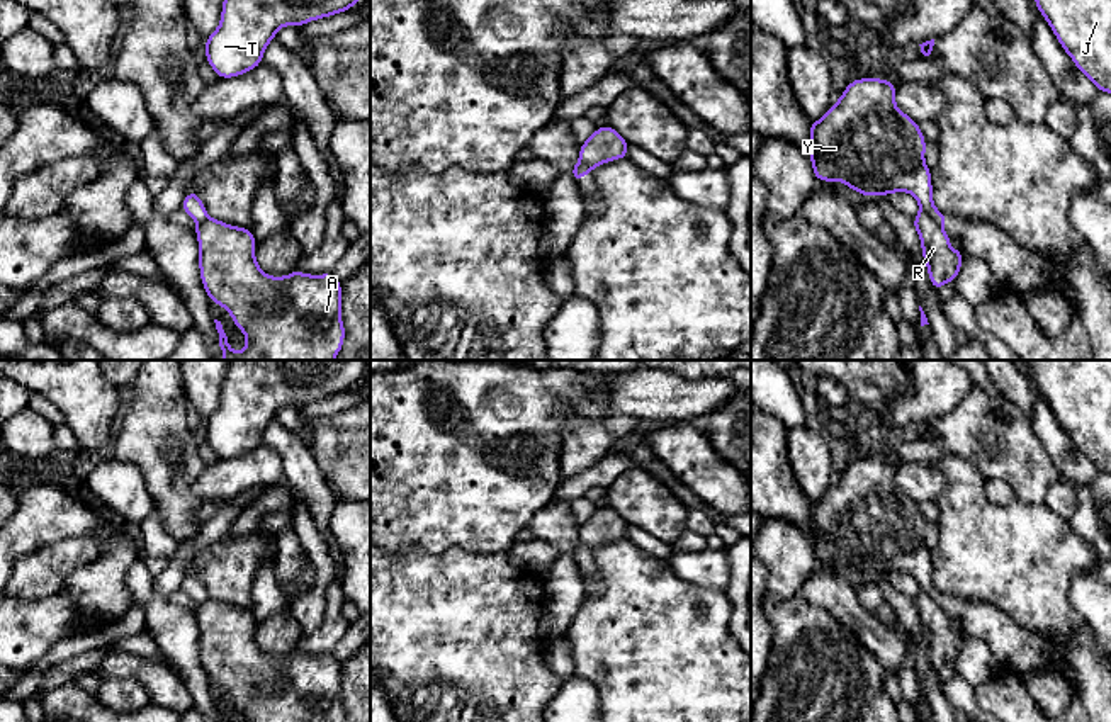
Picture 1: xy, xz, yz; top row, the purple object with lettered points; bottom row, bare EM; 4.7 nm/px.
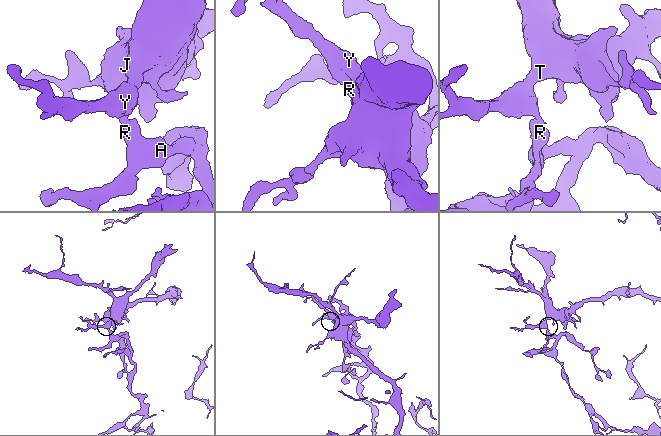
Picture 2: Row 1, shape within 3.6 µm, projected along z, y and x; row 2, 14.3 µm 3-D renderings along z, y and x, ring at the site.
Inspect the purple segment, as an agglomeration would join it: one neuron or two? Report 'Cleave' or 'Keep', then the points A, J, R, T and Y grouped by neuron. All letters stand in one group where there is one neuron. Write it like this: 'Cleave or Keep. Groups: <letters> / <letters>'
Cleave. Groups: A R / J T Y

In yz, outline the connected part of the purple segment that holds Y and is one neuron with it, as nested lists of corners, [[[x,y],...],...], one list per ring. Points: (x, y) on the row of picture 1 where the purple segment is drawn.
[[[858,78],[849,82],[839,100],[826,116],[810,122],[810,161],[815,180],[844,182],[860,195],[890,195],[909,192],[919,209],[929,212],[938,224],[950,216],[934,207],[931,170],[924,161],[926,139],[919,124],[895,105],[897,87],[887,78]]]

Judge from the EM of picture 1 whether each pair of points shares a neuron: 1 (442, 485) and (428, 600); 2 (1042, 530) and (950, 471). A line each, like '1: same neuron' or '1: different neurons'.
1: different neurons
2: same neuron

